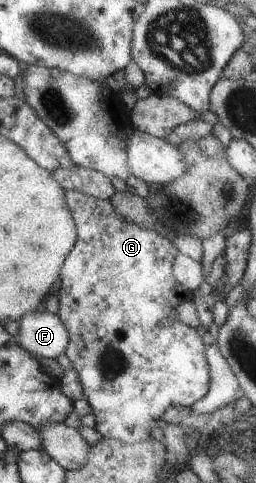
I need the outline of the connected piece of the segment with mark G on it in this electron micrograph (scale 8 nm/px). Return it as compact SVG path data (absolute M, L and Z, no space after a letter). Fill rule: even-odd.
M66 191L66 206L74 220L77 238L76 244L72 251L66 256L64 264L59 275L60 291L58 297L60 300L60 310L58 310L58 318L62 320L62 324L68 330L68 348L66 348L66 356L72 362L73 369L78 373L82 388L84 388L84 398L90 406L91 413L96 417L96 430L106 439L120 440L132 444L132 442L140 442L140 440L148 440L151 438L151 428L157 426L156 422L162 419L168 408L185 406L190 407L192 404L199 402L209 392L210 370L206 358L206 346L202 336L198 334L195 328L186 325L186 322L178 322L178 314L176 314L176 306L180 302L191 299L194 294L186 292L185 289L175 280L173 272L173 264L179 251L174 244L167 238L163 237L160 232L156 232L150 228L142 228L138 224L132 224L128 220L124 220L122 216L116 214L114 206L110 200L96 199L75 191Z

